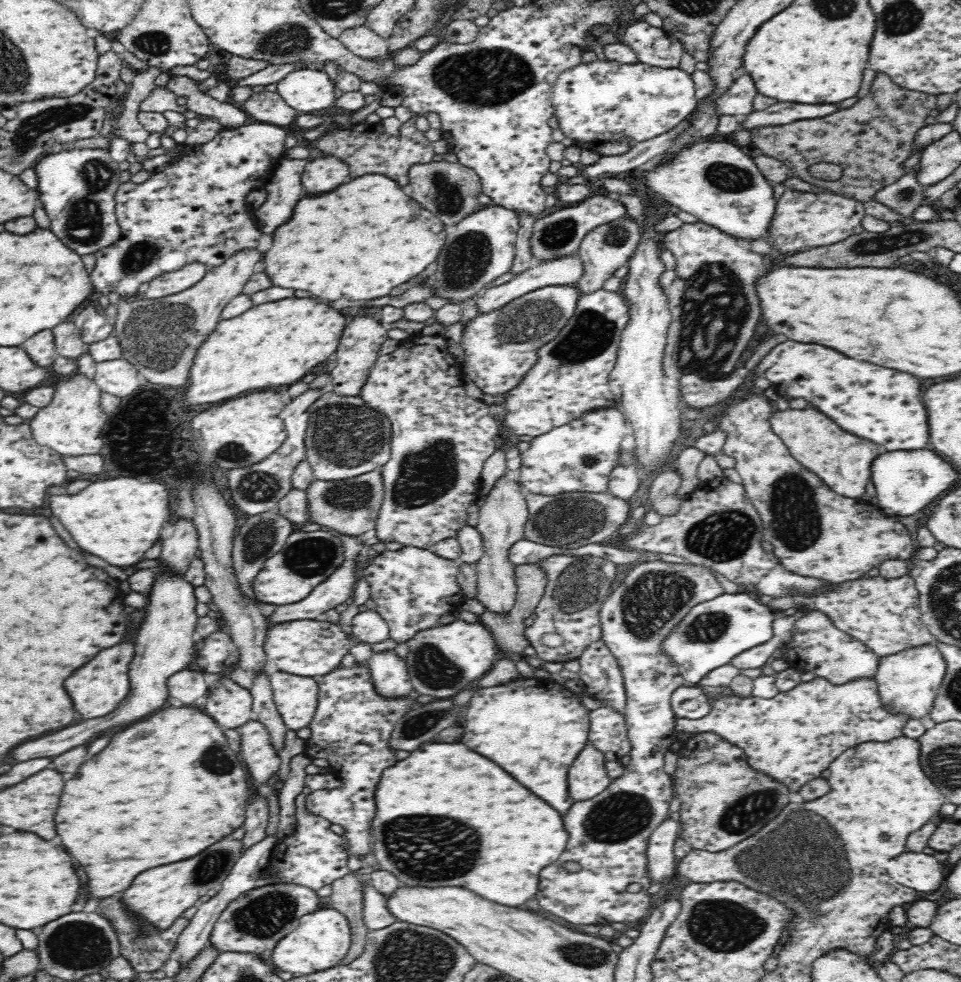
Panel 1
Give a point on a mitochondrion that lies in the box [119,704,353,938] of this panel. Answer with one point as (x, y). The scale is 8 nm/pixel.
(219, 859)

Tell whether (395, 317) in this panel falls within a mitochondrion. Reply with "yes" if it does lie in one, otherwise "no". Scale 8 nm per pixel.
no

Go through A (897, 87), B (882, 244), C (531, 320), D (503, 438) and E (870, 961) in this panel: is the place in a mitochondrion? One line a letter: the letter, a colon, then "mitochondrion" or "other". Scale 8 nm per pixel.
A: other
B: mitochondrion
C: mitochondrion
D: other
E: other

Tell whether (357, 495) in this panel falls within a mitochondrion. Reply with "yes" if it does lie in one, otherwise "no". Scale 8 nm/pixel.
yes

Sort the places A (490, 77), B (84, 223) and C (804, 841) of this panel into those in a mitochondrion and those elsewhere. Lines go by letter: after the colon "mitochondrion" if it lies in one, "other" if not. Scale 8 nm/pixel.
A: mitochondrion
B: mitochondrion
C: mitochondrion

